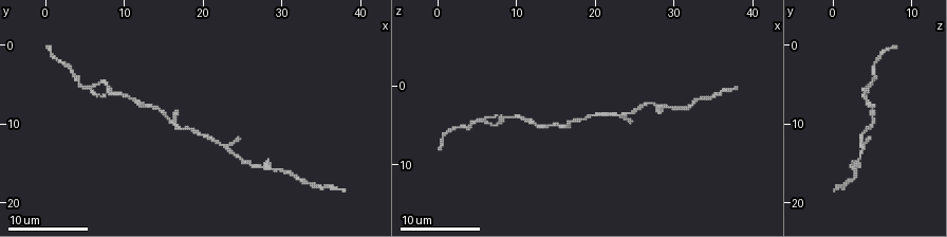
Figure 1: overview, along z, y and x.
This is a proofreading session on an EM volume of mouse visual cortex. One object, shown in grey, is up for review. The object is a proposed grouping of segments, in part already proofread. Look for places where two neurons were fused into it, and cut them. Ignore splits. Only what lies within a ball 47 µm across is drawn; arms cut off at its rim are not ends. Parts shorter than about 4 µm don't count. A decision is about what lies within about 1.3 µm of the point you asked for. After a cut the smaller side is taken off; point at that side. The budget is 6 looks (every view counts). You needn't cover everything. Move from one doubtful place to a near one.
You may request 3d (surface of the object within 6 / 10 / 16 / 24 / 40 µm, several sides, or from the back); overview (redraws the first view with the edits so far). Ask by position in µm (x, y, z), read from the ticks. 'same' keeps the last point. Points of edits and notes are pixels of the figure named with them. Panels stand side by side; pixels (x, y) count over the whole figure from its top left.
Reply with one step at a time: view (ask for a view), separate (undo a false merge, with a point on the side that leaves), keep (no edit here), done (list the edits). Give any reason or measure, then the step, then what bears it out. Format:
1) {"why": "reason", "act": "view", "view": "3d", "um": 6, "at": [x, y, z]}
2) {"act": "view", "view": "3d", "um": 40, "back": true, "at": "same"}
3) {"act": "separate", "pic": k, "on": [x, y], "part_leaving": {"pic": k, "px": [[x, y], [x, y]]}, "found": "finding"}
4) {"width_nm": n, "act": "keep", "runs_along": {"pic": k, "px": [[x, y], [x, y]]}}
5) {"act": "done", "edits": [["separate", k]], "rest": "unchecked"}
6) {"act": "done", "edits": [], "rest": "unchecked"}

{"why": "small branch off a trunk", "act": "view", "view": "3d", "um": 10, "at": [15.5, 9.5, 5.0]}

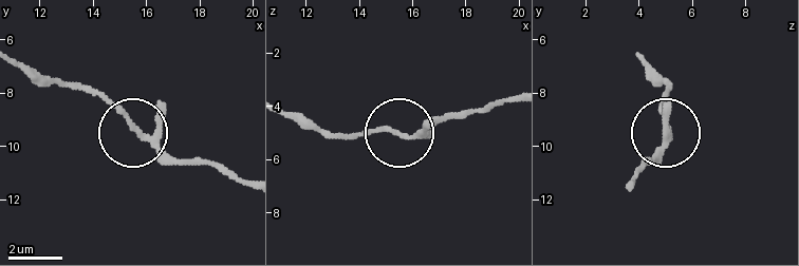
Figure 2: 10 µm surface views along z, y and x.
{"arms": 3, "act": "keep", "runs_along": {"pic": 2, "px": [[458, 112], [412, 132], [339, 132]]}, "found": "one neuron here"}

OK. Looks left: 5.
{"why": "sudden change in width", "act": "view", "view": "3d", "um": 10, "at": [5.0, 5.5, 4.5]}

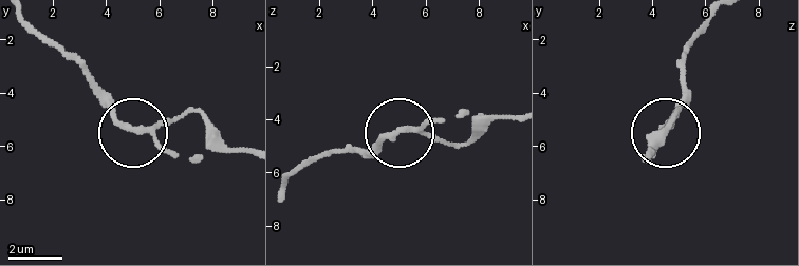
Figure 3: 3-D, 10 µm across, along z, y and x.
{"act": "view", "view": "3d", "um": 6, "at": [5.0, 5.3, 4.4]}

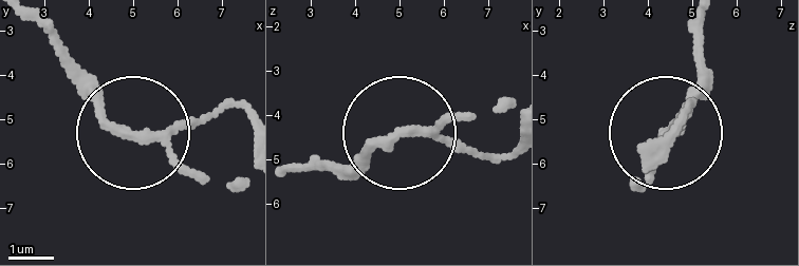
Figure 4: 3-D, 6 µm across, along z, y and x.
{"width_nm": 180, "act": "keep", "runs_along": {"pic": 4, "px": [[513, 106], [398, 132], [334, 170]]}, "found": "continuous, no second neuron"}

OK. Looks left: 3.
{"why": "thin neck", "act": "view", "view": "3d", "um": 6, "at": [27.5, 15.5, 2.0]}

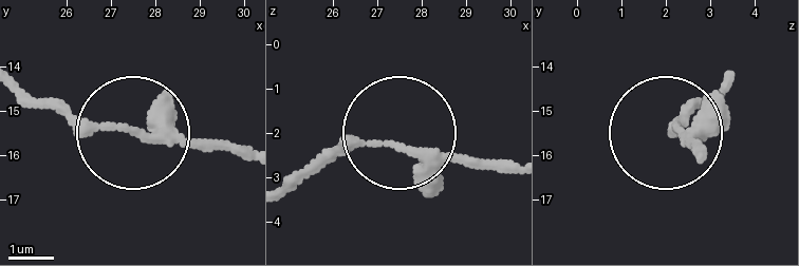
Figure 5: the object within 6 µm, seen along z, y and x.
{"why": "other side", "act": "view", "view": "3d", "um": 6, "back": true, "at": [27.25, 15.40, 2.25]}

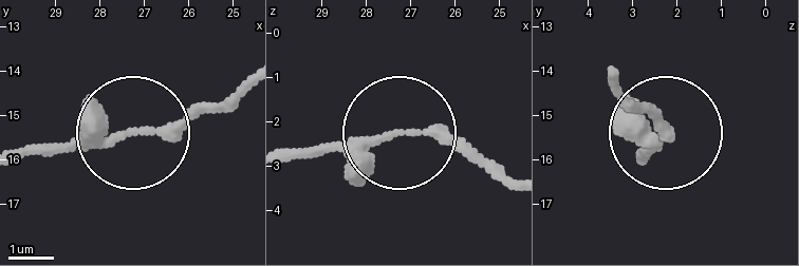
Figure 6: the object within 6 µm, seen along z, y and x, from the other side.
{"act": "keep", "runs_along": {"pic": 6, "px": [[245, 79], [144, 136], [18, 148]]}, "found": "continuous, no second neuron"}

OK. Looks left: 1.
{"act": "done", "edits": [], "rest": "unchecked"}

